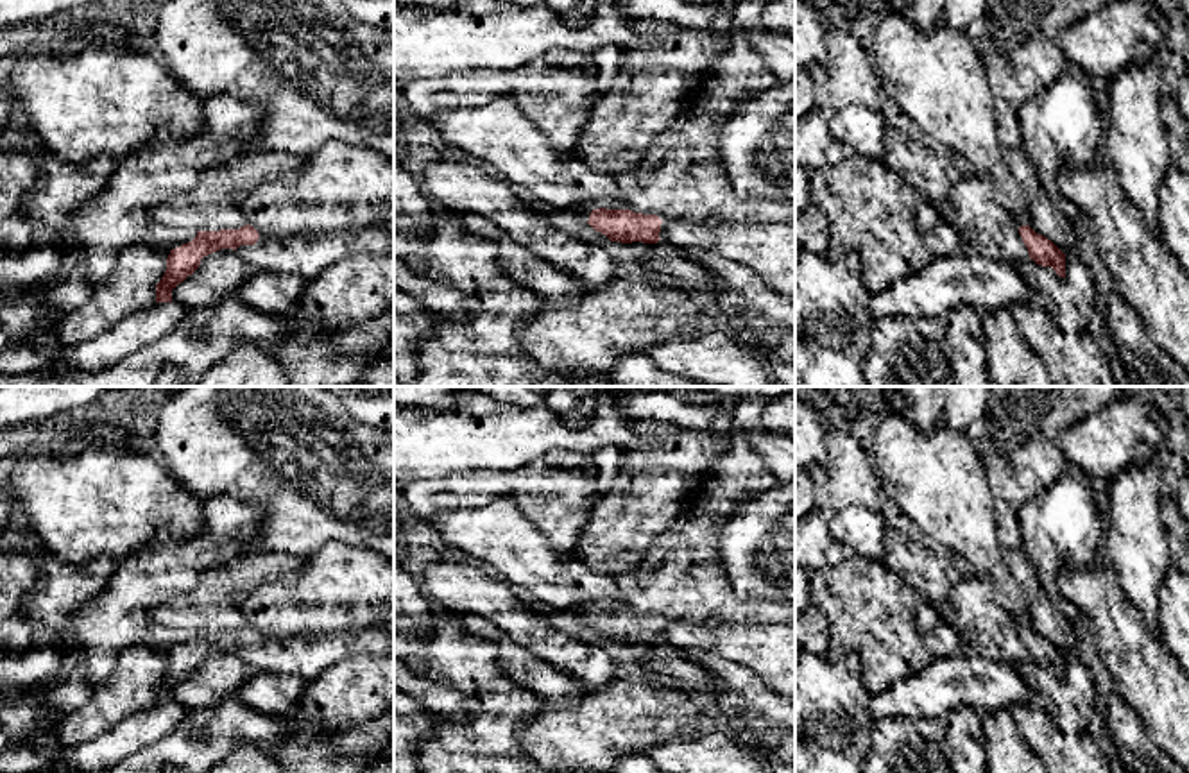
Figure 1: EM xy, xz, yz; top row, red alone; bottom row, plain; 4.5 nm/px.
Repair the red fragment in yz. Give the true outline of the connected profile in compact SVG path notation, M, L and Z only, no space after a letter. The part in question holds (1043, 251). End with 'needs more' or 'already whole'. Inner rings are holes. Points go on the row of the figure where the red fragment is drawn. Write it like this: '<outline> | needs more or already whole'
M979 174L960 177L949 193L949 202L962 252L1008 263L1033 259L1065 277L1065 254L1030 225L1019 225L997 202L987 177Z | needs more

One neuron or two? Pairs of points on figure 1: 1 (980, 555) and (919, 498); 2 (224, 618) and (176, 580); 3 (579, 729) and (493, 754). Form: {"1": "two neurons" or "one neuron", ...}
{"1": "one neuron", "2": "two neurons", "3": "two neurons"}

